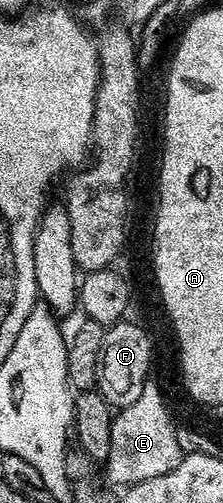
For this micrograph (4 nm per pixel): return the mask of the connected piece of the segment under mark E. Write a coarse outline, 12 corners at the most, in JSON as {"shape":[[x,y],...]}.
{"shape":[[163,389],[114,414],[107,477],[165,475],[185,456]]}

